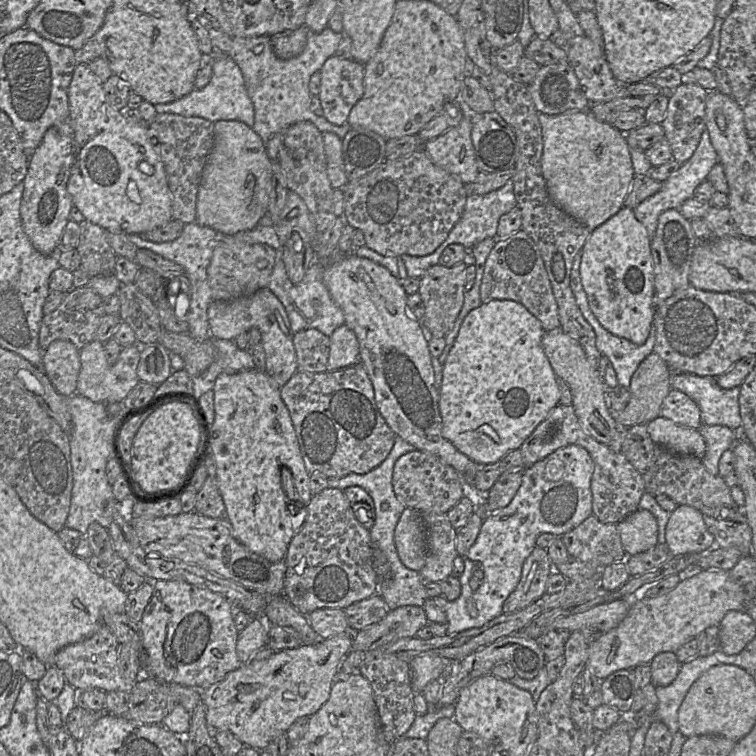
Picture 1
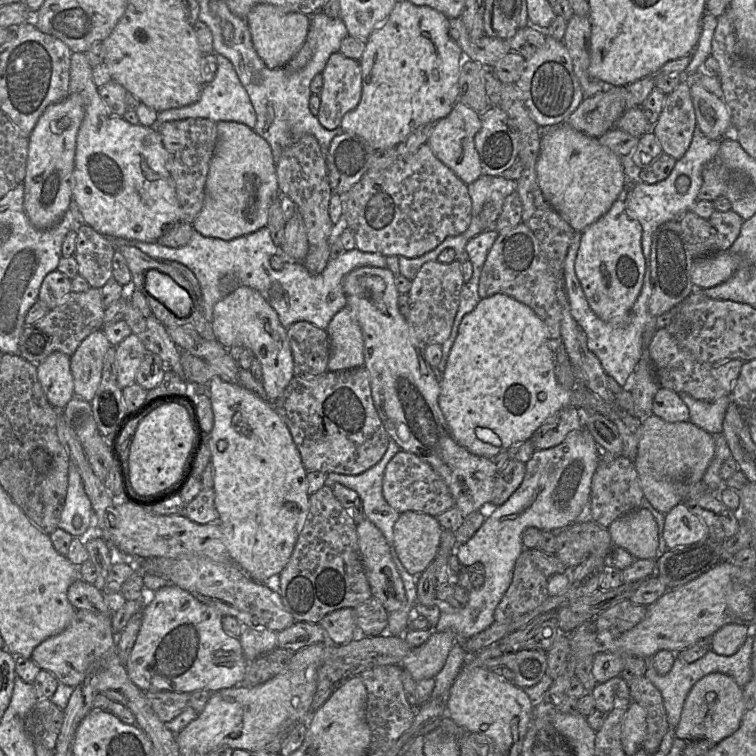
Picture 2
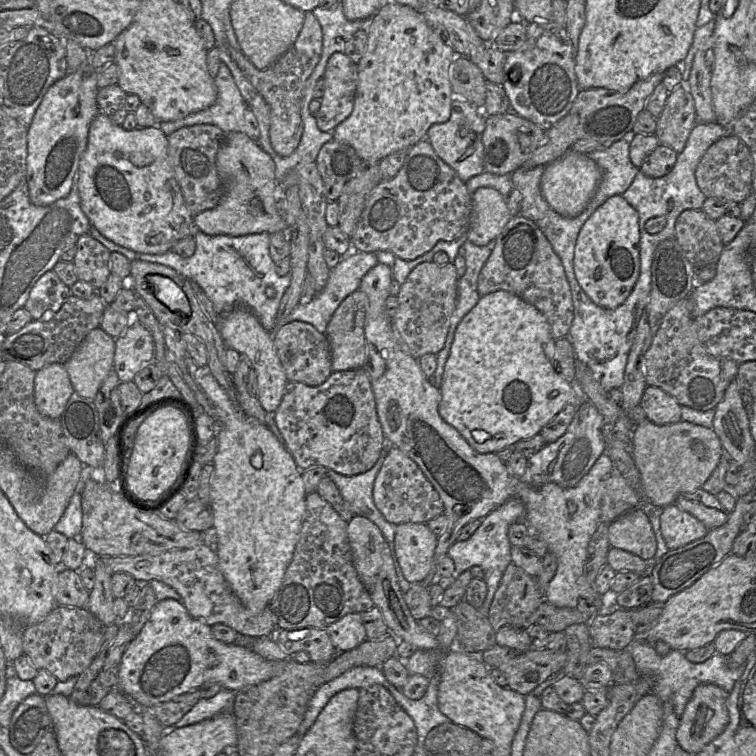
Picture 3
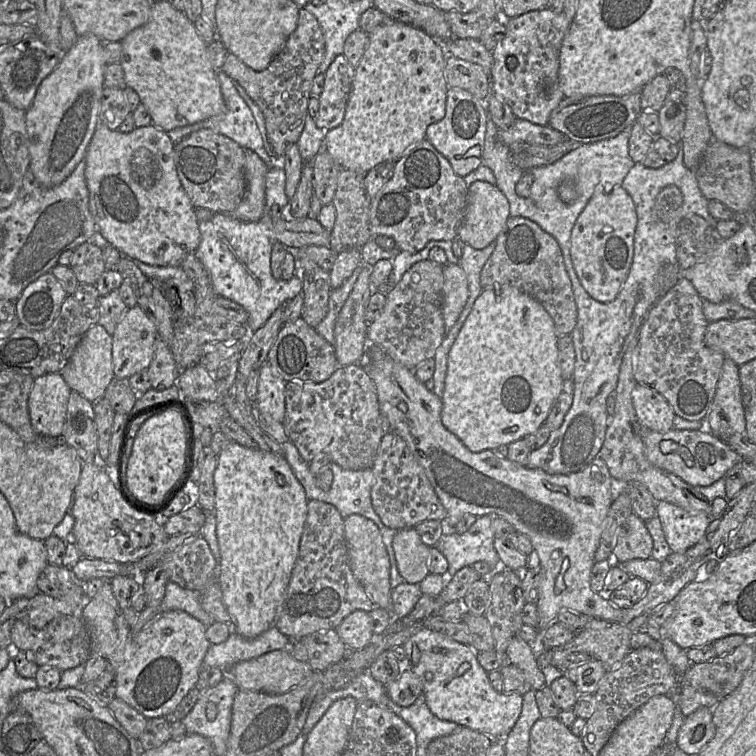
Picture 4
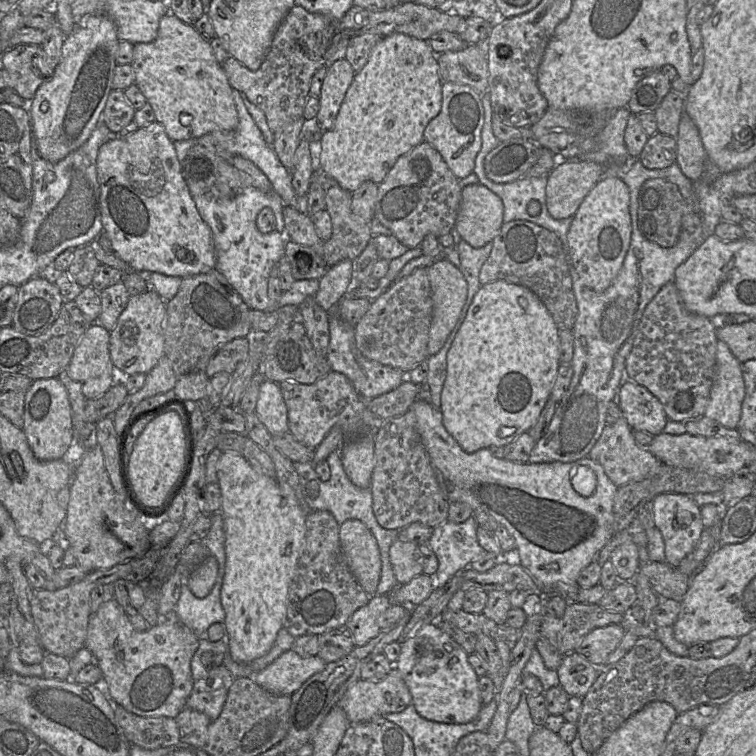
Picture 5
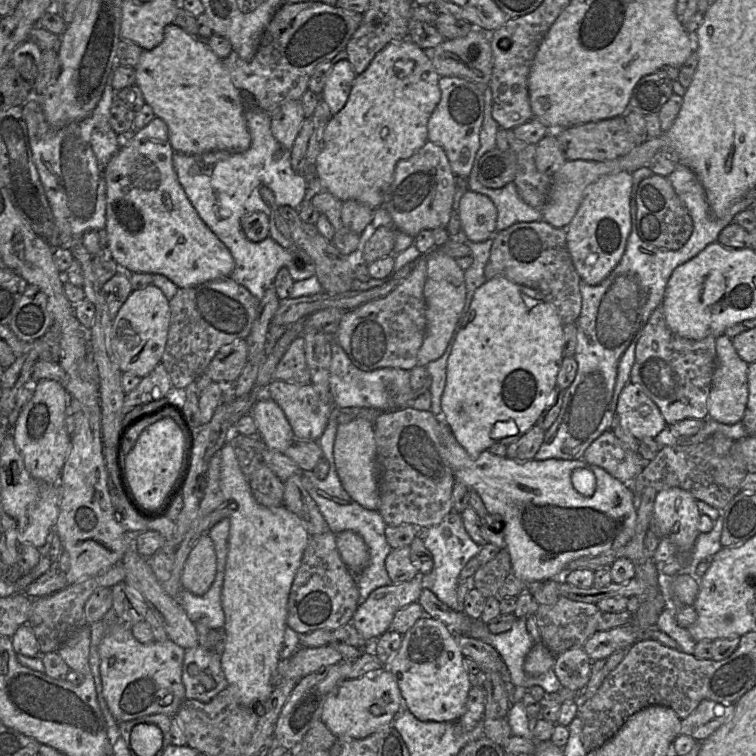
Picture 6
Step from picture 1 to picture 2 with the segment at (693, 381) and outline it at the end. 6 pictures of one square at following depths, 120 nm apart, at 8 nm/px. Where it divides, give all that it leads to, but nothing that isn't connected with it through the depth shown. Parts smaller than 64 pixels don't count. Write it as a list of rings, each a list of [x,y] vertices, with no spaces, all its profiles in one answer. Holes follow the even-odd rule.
[[[677,393],[689,409],[689,421],[697,427],[715,435],[722,433],[727,407],[732,402],[730,396],[707,402],[696,400],[686,393]]]

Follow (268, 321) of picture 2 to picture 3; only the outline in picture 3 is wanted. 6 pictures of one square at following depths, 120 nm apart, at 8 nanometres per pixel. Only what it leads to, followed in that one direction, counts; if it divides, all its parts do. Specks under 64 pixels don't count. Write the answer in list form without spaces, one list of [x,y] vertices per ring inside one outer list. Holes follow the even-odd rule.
[[[244,307],[220,315],[218,330],[226,347],[240,353],[256,372],[257,399],[266,412],[274,413],[281,403],[288,380],[276,353],[273,333],[266,331],[257,317]]]

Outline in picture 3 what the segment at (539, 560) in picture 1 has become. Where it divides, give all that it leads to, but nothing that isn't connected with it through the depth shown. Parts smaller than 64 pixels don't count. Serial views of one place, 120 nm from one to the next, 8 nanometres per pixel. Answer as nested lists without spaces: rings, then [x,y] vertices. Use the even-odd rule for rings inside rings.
[[[511,562],[505,569],[491,603],[488,619],[497,632],[503,626],[527,629],[534,624],[534,612],[545,601],[545,593],[540,589],[536,578]]]

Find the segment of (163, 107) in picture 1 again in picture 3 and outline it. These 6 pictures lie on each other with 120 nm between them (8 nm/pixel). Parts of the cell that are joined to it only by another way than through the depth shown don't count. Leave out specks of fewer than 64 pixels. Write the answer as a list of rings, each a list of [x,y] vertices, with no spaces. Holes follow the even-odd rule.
[[[221,62],[218,74],[214,78],[214,82],[217,88],[217,99],[214,104],[204,110],[191,113],[182,119],[167,122],[157,121],[157,126],[159,126],[163,133],[168,136],[182,127],[193,126],[196,124],[213,124],[218,126],[224,134],[232,131],[243,132],[251,139],[258,141],[260,130],[257,119],[242,97],[230,69],[224,62]]]

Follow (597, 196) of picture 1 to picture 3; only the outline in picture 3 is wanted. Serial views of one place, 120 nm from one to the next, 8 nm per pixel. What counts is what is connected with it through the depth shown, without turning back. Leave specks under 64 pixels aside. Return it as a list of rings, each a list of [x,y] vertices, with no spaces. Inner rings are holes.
[[[572,150],[553,160],[544,167],[540,181],[541,193],[550,207],[563,217],[580,215],[592,199],[601,180],[601,171],[587,154]]]

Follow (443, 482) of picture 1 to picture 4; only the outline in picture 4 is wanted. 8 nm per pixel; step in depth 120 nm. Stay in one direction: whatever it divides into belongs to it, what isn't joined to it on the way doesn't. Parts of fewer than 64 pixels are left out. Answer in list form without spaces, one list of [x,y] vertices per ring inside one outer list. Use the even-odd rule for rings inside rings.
[[[388,430],[383,434],[371,470],[373,472],[371,502],[385,526],[401,530],[414,528],[425,520],[442,521],[446,518],[447,512],[424,469],[415,459],[406,441],[393,431]]]

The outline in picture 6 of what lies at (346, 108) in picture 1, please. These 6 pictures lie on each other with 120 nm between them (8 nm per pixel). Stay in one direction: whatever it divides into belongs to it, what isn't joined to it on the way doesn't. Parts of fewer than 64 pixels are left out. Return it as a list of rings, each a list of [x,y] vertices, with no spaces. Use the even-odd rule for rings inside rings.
[[[347,59],[332,66],[320,94],[328,105],[331,116],[337,114],[346,104],[355,78],[356,75]]]

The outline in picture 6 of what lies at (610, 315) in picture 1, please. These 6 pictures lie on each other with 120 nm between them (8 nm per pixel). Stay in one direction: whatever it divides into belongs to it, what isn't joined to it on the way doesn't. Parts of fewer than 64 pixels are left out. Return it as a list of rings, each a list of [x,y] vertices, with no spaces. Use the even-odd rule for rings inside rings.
[[[627,171],[601,176],[587,186],[582,202],[566,228],[567,250],[580,278],[598,285],[620,262],[631,231],[632,175]]]

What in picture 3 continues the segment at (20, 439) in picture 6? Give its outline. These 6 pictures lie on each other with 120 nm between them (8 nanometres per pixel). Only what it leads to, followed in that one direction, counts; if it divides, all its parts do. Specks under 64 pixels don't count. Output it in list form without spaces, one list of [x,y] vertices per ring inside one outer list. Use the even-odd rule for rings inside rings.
[[[53,363],[36,372],[34,399],[36,408],[42,415],[59,419],[73,393],[64,364]]]

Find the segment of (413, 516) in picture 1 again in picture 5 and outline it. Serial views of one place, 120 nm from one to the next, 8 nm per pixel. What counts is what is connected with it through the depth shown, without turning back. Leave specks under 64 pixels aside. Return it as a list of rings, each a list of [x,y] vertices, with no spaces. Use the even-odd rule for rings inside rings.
[[[396,538],[390,547],[390,563],[399,585],[406,584],[423,573],[423,555],[418,546]]]

